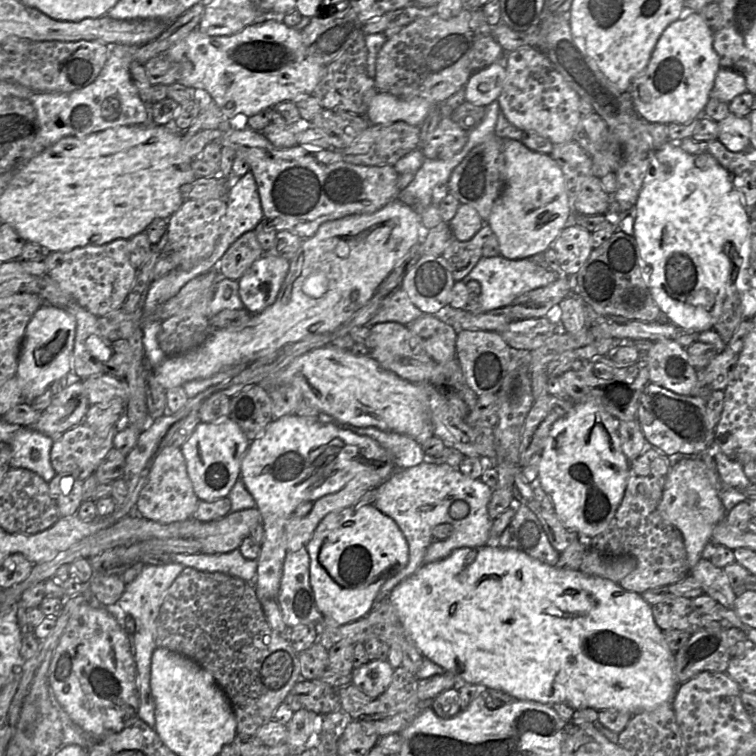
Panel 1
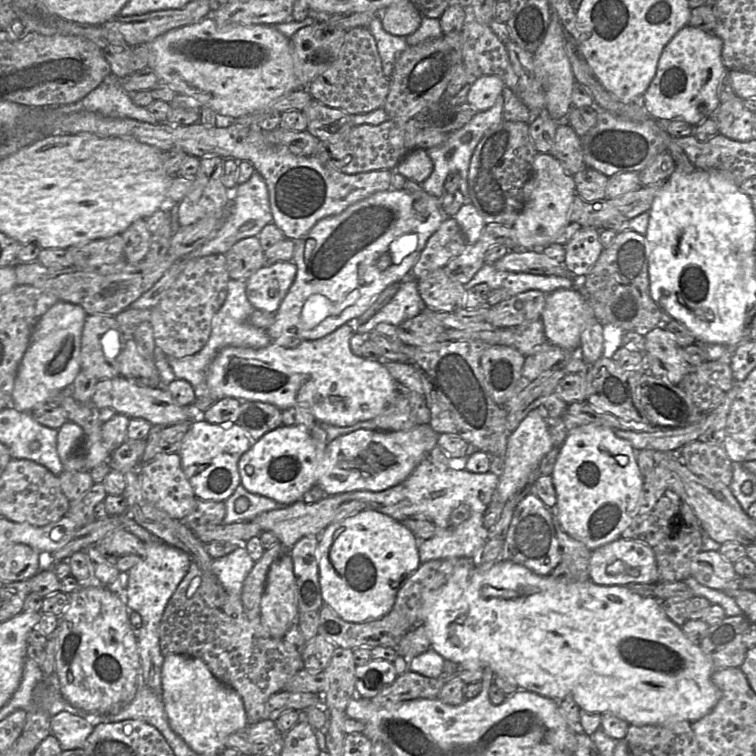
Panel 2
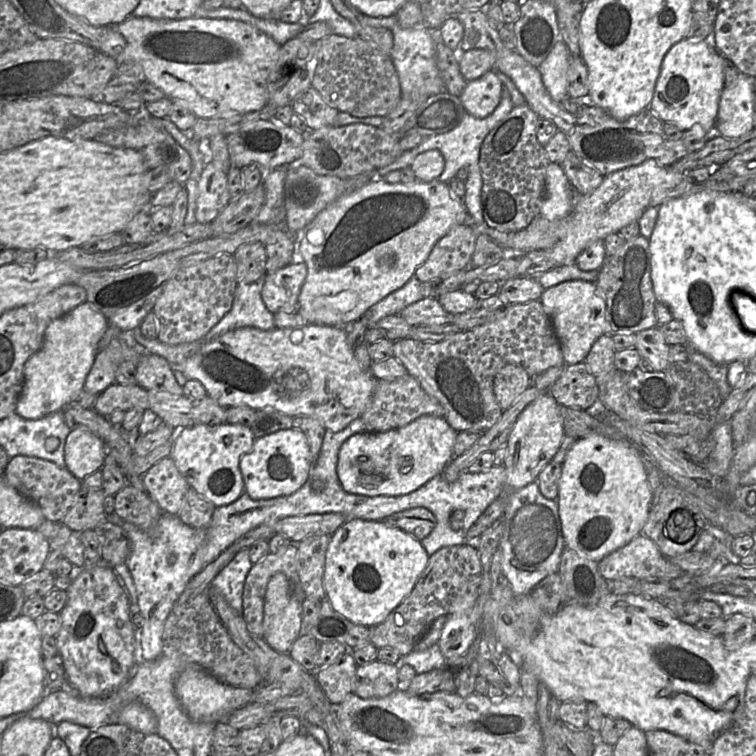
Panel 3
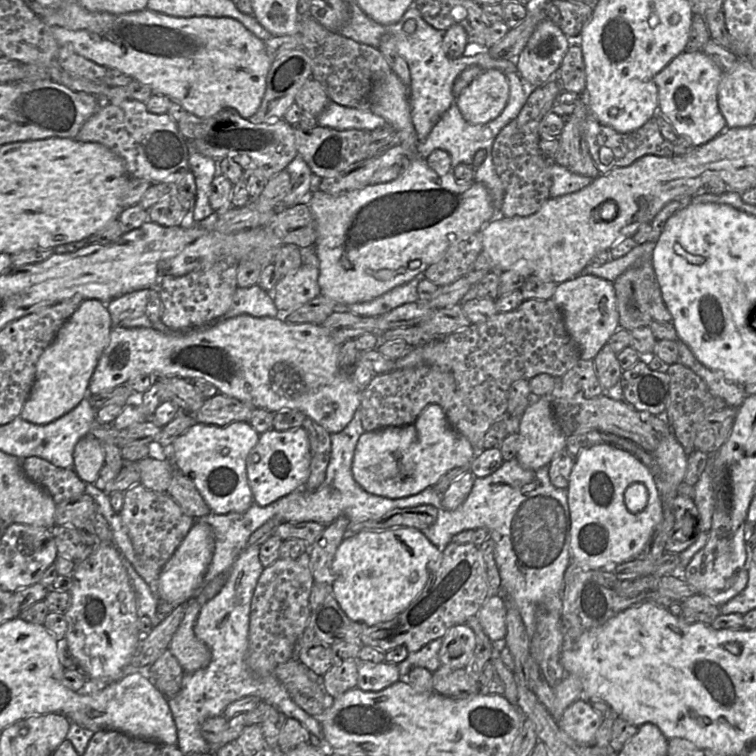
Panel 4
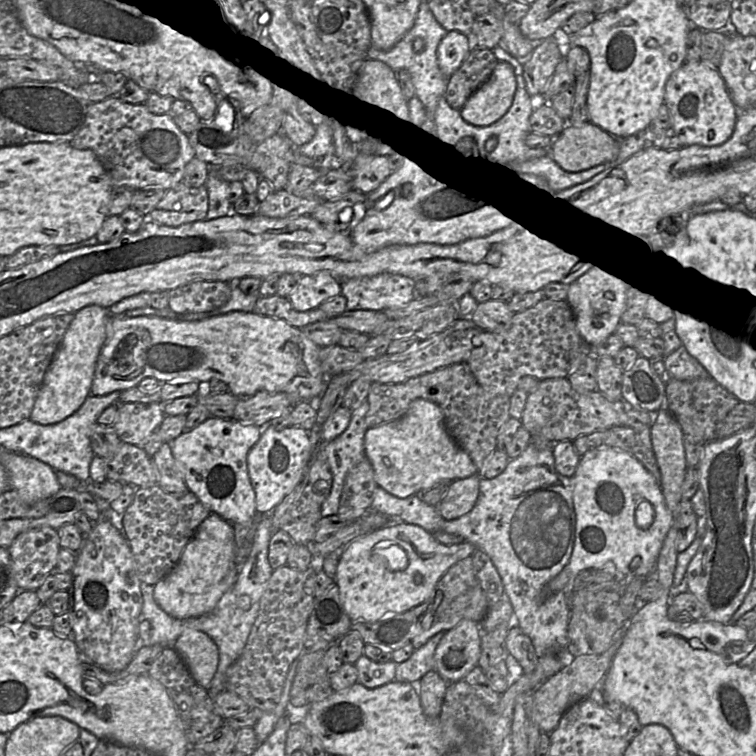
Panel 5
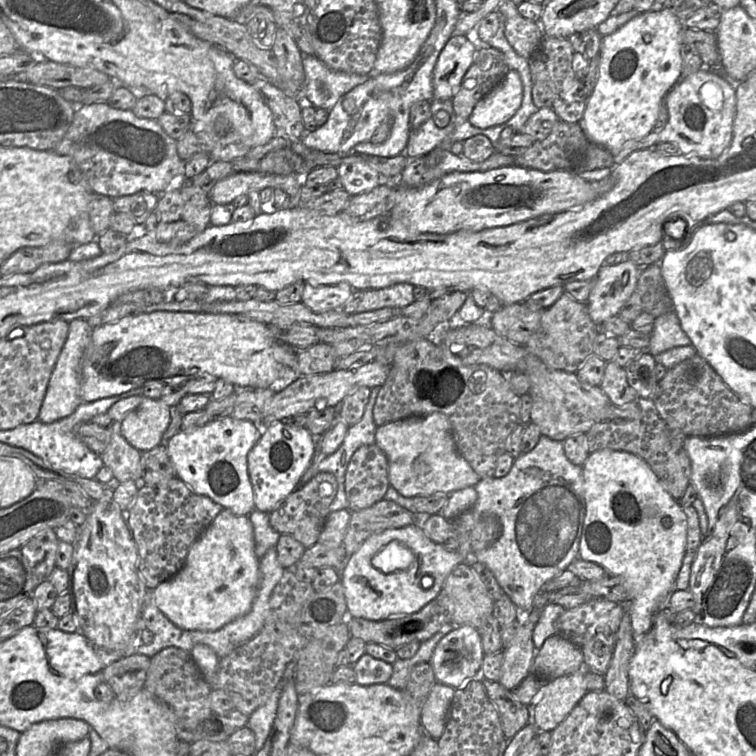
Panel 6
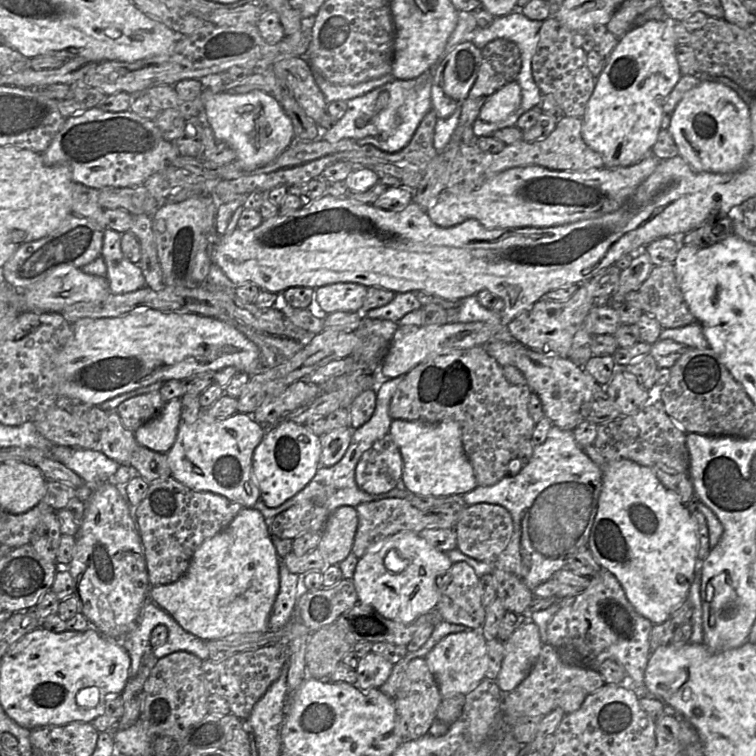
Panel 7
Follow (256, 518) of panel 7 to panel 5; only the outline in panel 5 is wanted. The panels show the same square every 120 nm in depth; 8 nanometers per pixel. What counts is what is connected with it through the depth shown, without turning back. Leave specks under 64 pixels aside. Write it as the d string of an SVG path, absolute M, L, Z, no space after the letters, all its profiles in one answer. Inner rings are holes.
M211 513L197 528L173 569L154 585L154 600L177 619L199 617L210 613L237 579L235 534L233 525Z

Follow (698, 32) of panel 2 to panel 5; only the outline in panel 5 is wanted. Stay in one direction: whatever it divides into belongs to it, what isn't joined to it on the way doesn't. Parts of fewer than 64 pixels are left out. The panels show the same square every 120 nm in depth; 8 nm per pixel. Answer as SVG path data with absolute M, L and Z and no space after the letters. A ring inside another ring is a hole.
M701 60L685 61L670 75L664 87L664 105L670 114L671 130L684 146L723 144L730 137L739 112L717 69Z

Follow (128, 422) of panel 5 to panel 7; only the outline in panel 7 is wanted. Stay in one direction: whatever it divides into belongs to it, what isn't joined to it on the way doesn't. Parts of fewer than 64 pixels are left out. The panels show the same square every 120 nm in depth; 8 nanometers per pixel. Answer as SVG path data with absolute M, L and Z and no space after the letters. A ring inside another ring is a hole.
M181 399L166 402L162 410L133 434L136 442L155 452L166 454L173 446L181 423Z

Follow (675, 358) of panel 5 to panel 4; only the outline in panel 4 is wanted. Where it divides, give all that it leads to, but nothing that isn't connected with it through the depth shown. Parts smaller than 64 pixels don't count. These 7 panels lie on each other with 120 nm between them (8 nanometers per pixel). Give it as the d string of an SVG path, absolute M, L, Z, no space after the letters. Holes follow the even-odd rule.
M677 340L677 345L677 363L696 373L706 383L713 396L721 397L727 406L738 409L747 397L744 385L728 379L721 371L703 365L683 341Z

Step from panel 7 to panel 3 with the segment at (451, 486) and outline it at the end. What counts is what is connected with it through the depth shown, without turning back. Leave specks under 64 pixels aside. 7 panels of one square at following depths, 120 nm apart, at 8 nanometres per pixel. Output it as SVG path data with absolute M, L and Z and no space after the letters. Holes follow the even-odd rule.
M423 415L409 424L385 432L361 432L341 446L337 475L343 489L365 496L409 494L441 475L454 458L457 433L444 417Z

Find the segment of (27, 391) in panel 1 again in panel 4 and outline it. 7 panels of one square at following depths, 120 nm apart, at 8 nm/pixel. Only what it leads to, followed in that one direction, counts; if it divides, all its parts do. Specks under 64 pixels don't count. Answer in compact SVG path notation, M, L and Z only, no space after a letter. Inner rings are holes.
M91 298L83 300L40 356L35 381L20 417L36 425L45 425L74 409L88 394L90 379L109 342L112 328L105 303Z

